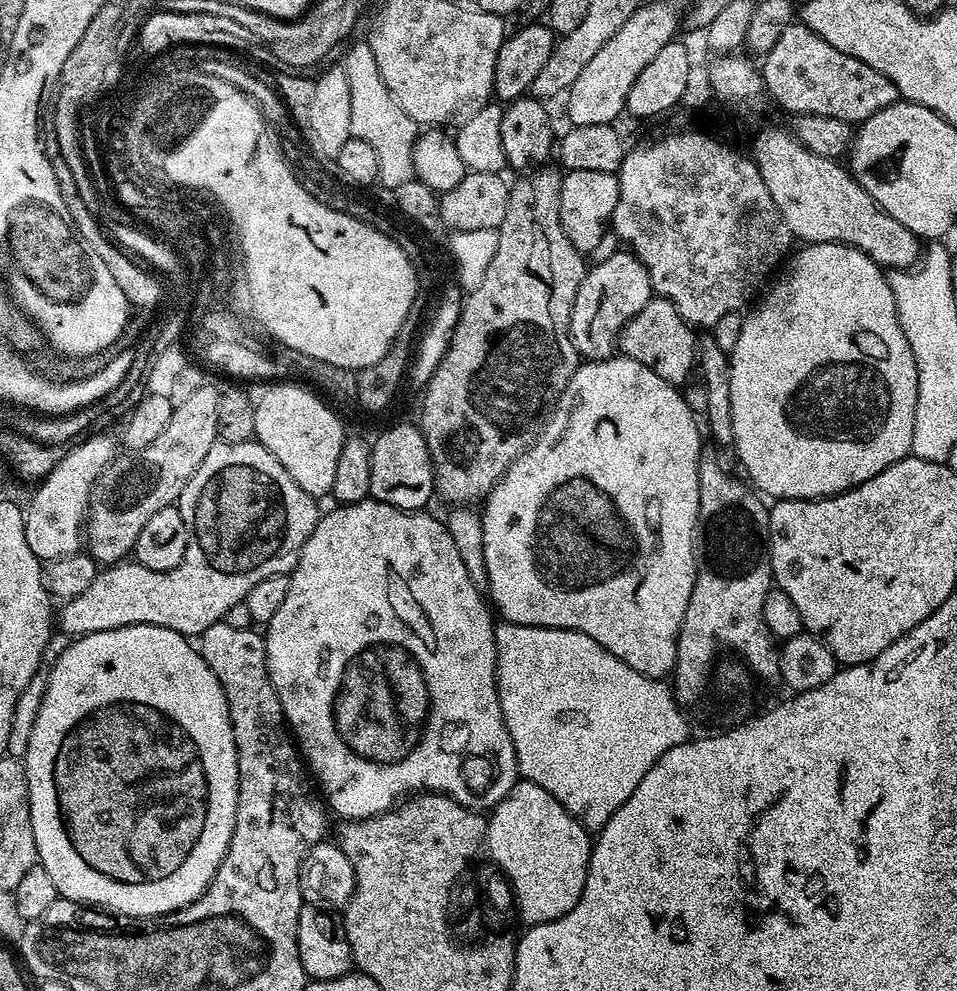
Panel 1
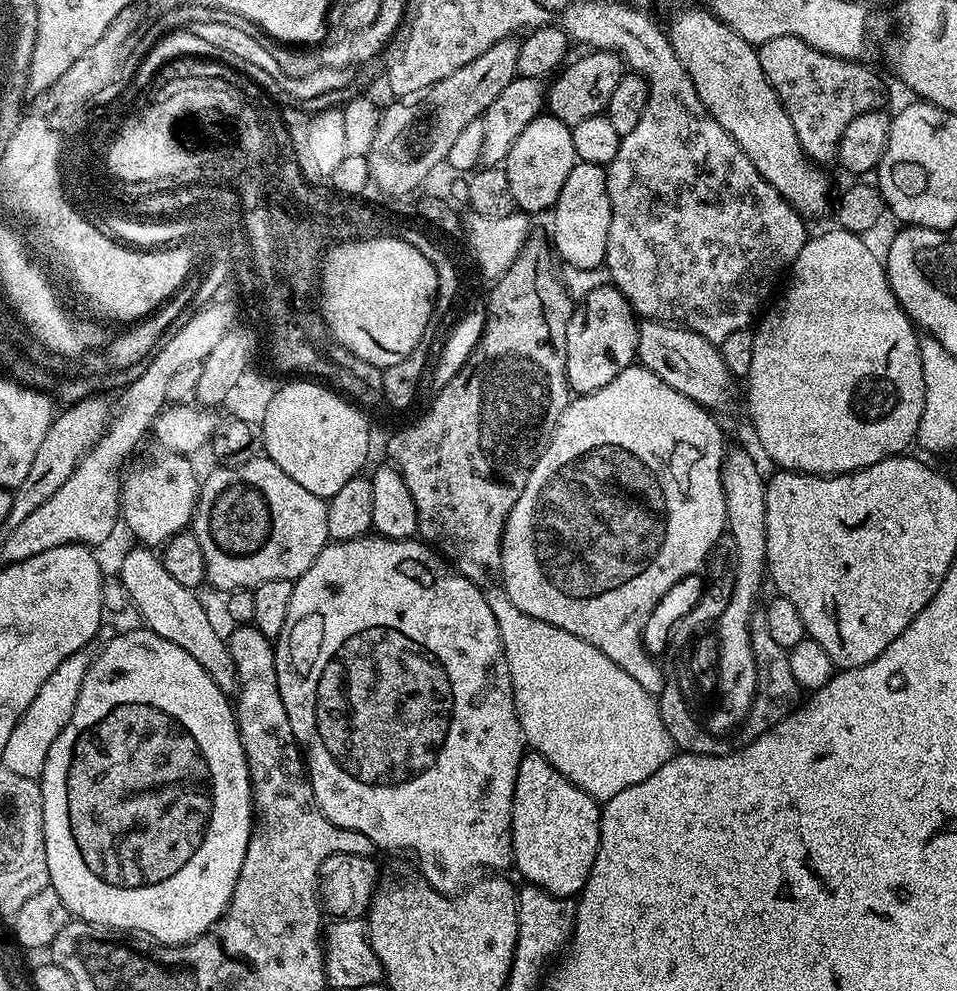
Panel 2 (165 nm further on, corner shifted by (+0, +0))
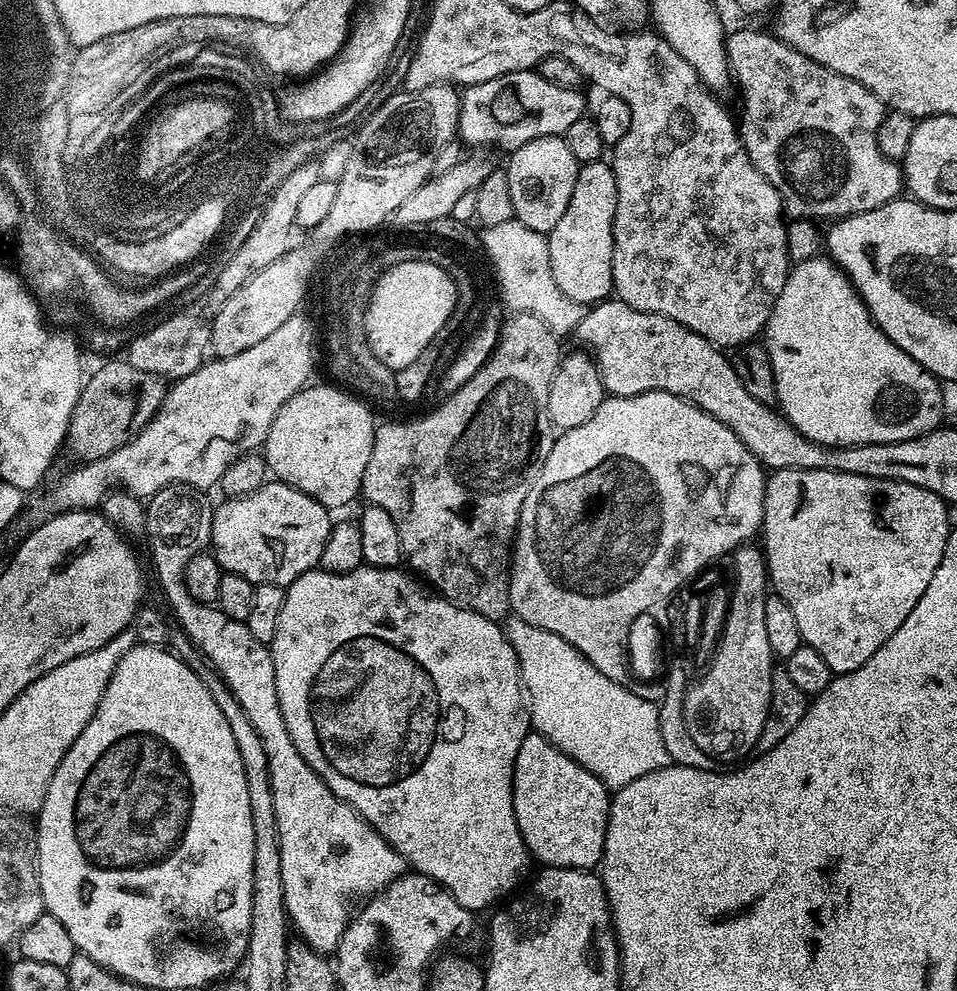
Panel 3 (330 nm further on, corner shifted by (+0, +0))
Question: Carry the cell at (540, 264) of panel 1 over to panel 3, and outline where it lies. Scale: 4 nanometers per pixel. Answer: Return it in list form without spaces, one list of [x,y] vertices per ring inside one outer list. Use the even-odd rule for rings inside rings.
[[[528,312],[509,315],[501,326],[496,349],[457,392],[445,395],[433,412],[417,420],[377,427],[374,450],[370,450],[370,462],[362,474],[360,496],[368,504],[382,506],[394,518],[400,555],[406,564],[408,560],[407,567],[417,577],[425,576],[445,600],[497,622],[503,621],[512,607],[508,570],[520,511],[558,435],[550,422],[546,398],[562,359],[559,343],[556,333],[537,316]]]

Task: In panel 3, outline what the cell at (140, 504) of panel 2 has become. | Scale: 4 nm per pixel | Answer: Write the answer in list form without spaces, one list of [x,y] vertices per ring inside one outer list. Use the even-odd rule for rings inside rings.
[[[171,484],[158,490],[147,501],[144,510],[144,527],[147,535],[152,535],[152,568],[156,571],[156,580],[160,583],[160,592],[168,603],[167,611],[176,615],[179,628],[187,636],[201,657],[209,660],[211,671],[223,680],[224,685],[238,698],[242,710],[246,710],[246,718],[258,730],[258,738],[262,738],[262,746],[266,750],[268,769],[270,770],[270,790],[274,796],[274,822],[278,822],[278,846],[282,860],[282,894],[284,908],[288,912],[291,927],[303,943],[308,944],[315,952],[335,953],[338,942],[354,915],[352,900],[359,896],[371,898],[381,892],[387,884],[394,882],[406,871],[406,862],[387,842],[342,798],[338,798],[326,786],[326,782],[298,754],[290,734],[286,730],[286,722],[282,718],[282,706],[278,706],[278,686],[274,686],[274,662],[269,645],[263,644],[254,634],[250,634],[247,623],[230,618],[218,606],[198,602],[198,598],[186,590],[186,565],[194,554],[205,551],[212,543],[213,505],[203,491],[189,488],[186,484]]]

